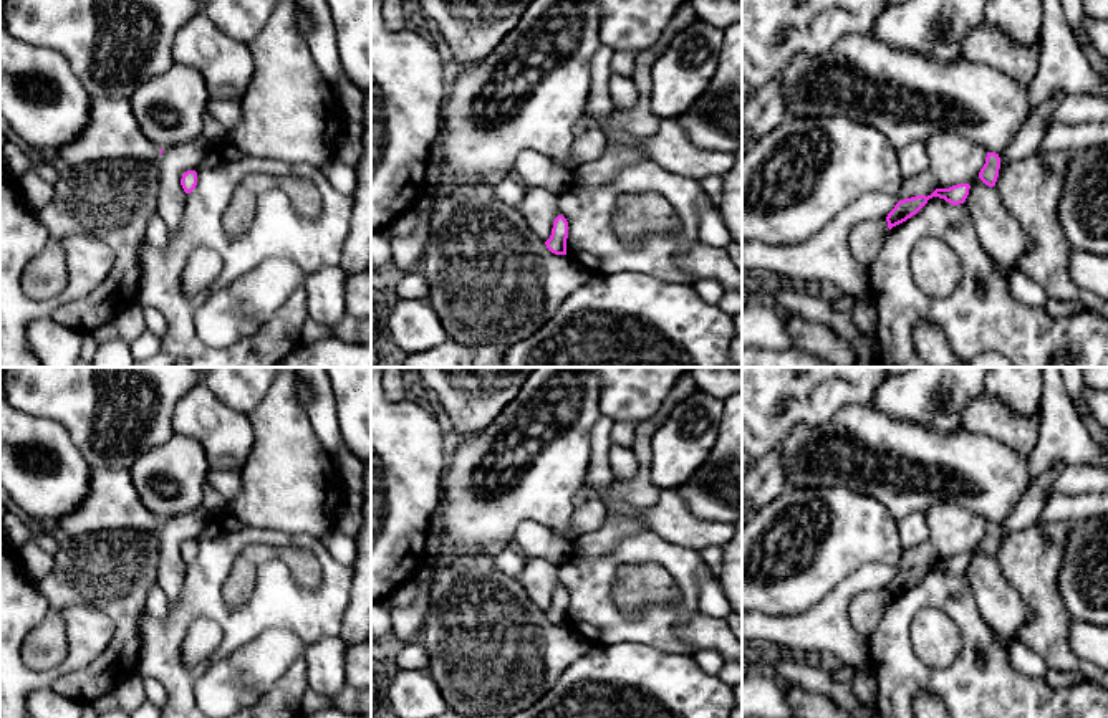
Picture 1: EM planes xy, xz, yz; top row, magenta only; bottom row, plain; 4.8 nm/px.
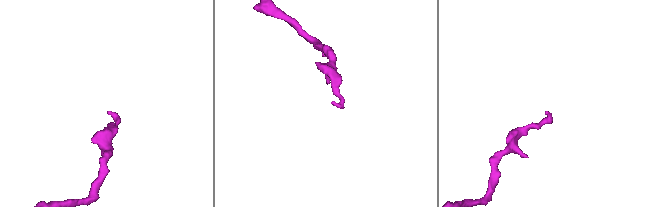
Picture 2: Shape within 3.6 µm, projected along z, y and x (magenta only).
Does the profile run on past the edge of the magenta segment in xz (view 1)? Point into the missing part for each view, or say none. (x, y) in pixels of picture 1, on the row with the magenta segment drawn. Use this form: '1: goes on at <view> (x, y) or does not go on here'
1: does not go on here

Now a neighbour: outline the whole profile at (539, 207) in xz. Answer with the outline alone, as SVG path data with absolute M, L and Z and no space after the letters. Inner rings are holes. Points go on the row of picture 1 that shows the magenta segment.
M528 187L518 205L518 212L527 220L530 230L543 242L552 235L553 222L561 215L558 194L545 187Z

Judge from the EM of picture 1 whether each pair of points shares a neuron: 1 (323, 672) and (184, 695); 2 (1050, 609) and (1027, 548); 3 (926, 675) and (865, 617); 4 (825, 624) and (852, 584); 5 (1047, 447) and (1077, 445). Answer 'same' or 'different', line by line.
1: different
2: same
3: different
4: same
5: same

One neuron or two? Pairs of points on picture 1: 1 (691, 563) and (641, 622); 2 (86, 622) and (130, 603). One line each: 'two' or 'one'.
1: one
2: two

